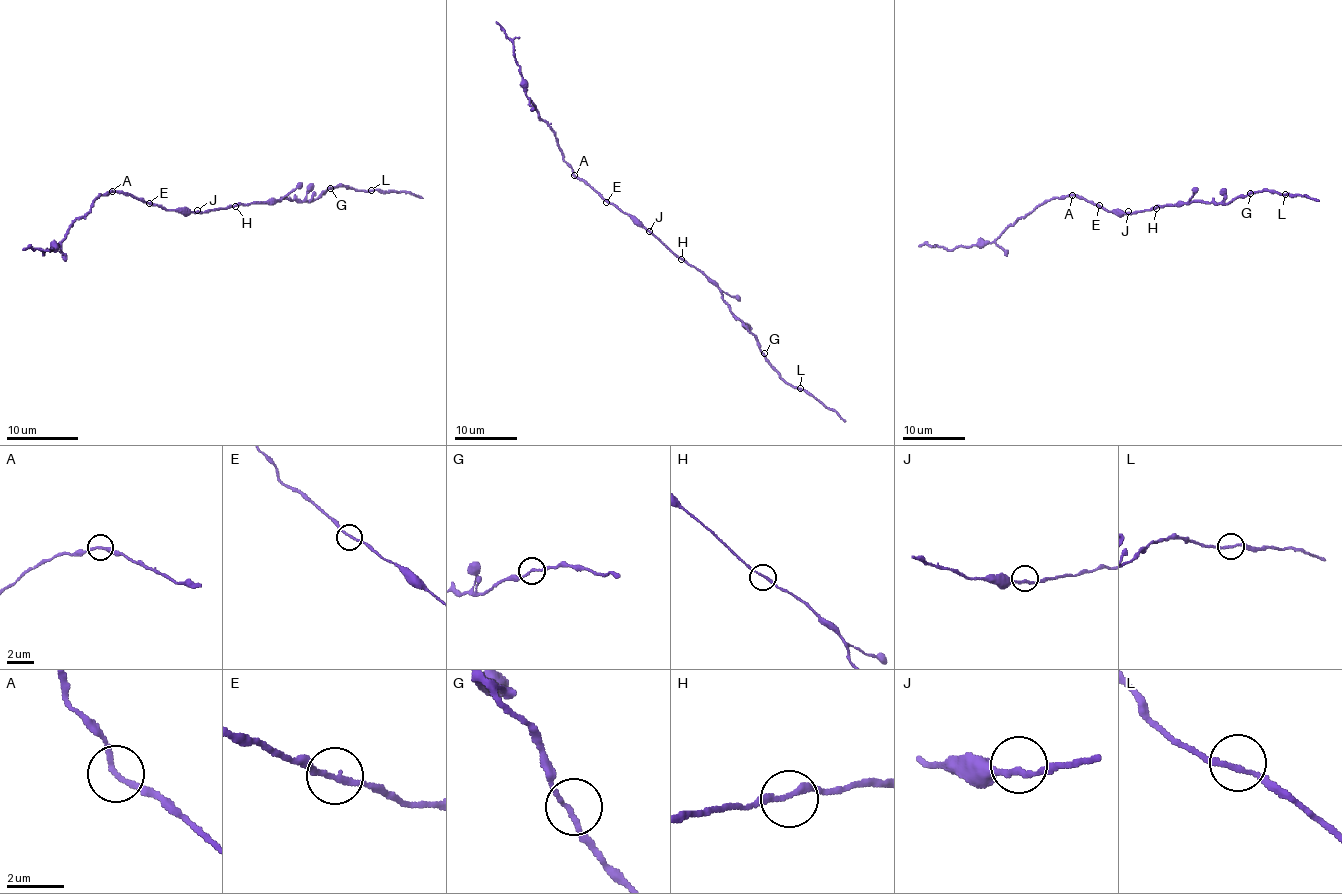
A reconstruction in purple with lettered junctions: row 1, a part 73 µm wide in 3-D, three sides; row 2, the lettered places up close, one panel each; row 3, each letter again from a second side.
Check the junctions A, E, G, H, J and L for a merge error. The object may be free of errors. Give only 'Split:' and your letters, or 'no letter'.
Split: A

